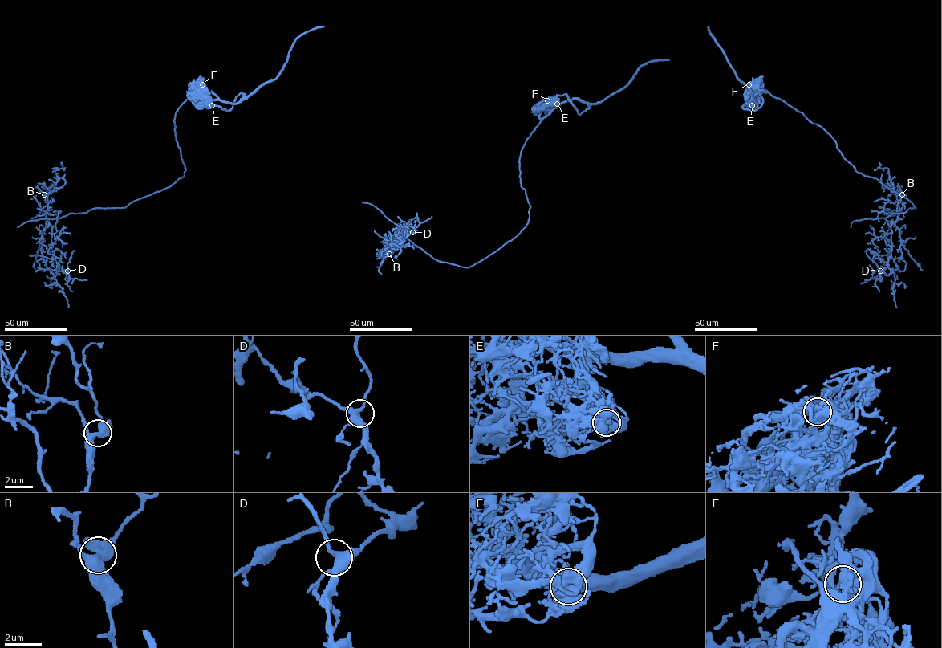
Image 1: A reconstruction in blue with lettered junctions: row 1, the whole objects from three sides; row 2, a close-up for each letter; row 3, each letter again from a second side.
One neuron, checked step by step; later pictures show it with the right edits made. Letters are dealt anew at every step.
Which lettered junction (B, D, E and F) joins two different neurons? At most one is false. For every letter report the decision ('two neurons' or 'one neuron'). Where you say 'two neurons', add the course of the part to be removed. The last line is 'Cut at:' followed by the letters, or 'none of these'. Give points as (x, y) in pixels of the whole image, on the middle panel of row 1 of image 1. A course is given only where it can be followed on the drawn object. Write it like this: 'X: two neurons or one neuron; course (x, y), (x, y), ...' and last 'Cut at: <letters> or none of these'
B: one neuron
D: one neuron
E: one neuron
F: two neurons; course (547, 100), (550, 112), (521, 150), (524, 228), (468, 267), (434, 259), (404, 237), (395, 243), (413, 248)
Cut at: F

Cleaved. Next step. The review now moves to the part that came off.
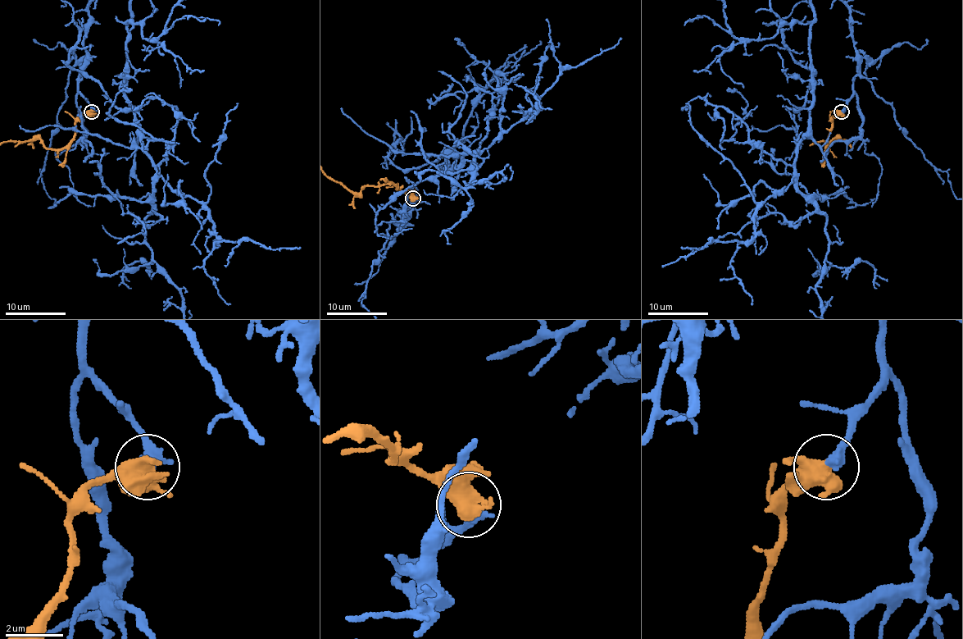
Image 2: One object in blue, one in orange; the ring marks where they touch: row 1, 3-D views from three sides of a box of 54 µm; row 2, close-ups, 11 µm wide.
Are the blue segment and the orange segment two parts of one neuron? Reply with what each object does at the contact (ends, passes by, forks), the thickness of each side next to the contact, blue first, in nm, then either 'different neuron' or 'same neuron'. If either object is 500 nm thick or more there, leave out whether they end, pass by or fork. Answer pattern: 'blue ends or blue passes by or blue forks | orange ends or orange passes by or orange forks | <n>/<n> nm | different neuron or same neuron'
blue ends | orange forks | 440/460 nm | same neuron

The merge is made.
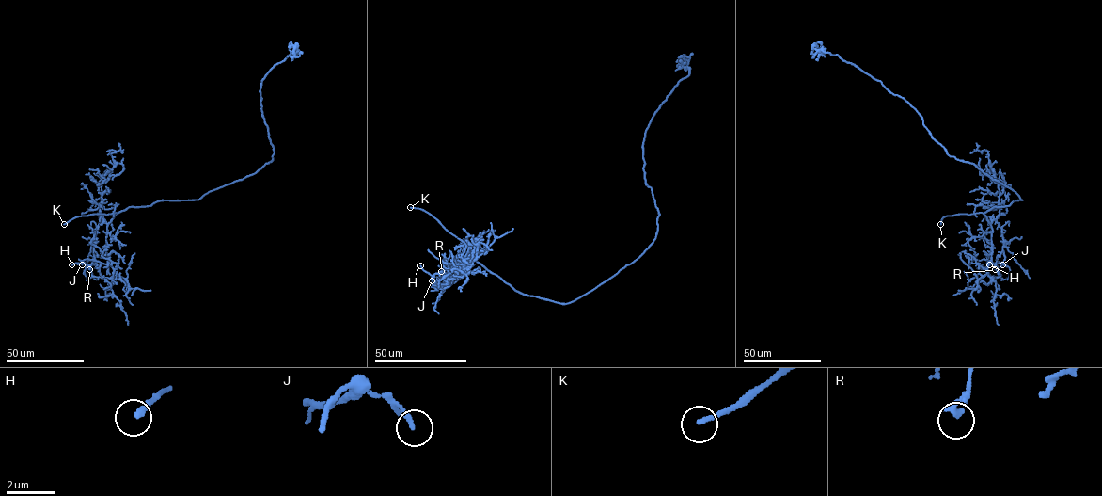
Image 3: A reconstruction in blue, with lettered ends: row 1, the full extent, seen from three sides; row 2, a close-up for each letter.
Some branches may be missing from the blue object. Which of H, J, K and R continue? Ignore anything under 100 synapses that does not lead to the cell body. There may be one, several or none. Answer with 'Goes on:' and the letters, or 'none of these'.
Goes on: K

